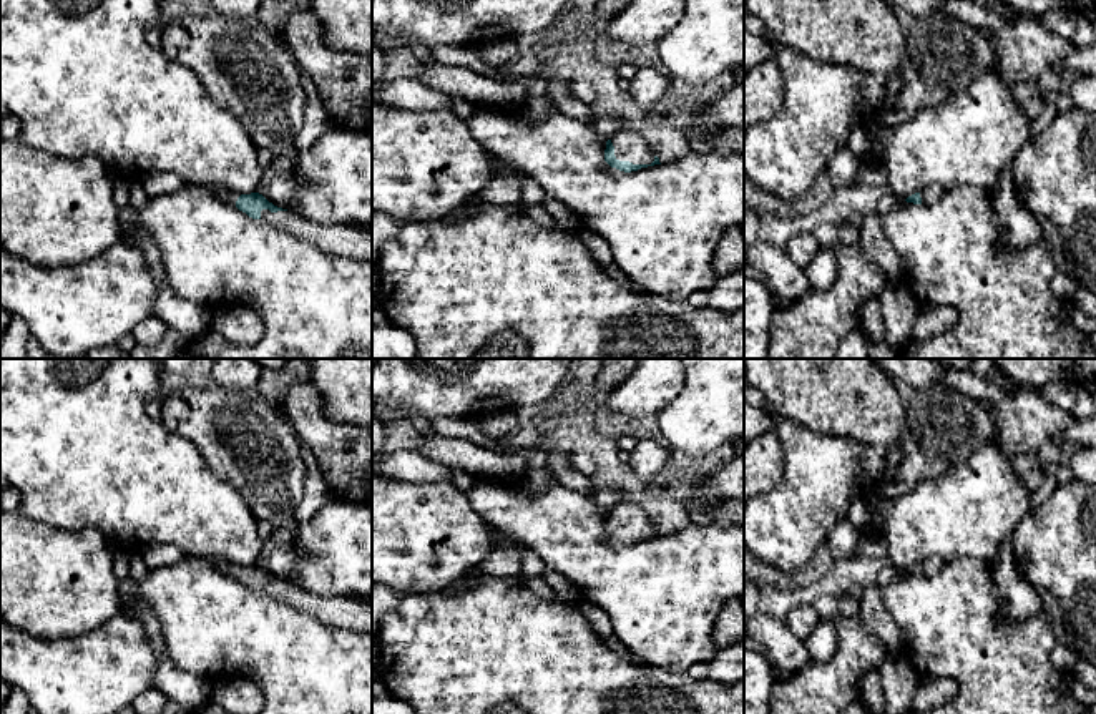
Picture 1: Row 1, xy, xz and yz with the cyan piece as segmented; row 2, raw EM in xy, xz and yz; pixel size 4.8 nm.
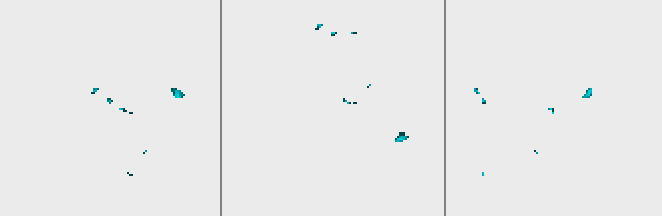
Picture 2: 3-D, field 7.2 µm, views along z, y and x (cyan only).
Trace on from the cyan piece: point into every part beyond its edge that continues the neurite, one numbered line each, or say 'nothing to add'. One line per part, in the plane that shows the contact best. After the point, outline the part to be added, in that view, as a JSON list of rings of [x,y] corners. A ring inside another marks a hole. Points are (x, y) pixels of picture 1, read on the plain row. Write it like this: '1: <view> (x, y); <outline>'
1: xy (228, 568); [[[208,558],[208,561],[221,573],[232,576],[236,580],[236,573],[241,566],[231,563],[231,561],[223,561],[218,558]]]
2: xz (628, 517); [[[629,500],[616,505],[609,511],[611,511],[613,518],[614,518],[614,528],[619,533],[629,533],[633,536],[651,536],[654,533],[654,530],[658,528],[658,526],[654,526],[649,521],[649,518],[646,516],[646,513],[636,503],[633,503]],[[659,530],[659,535],[664,535],[664,533]]]

